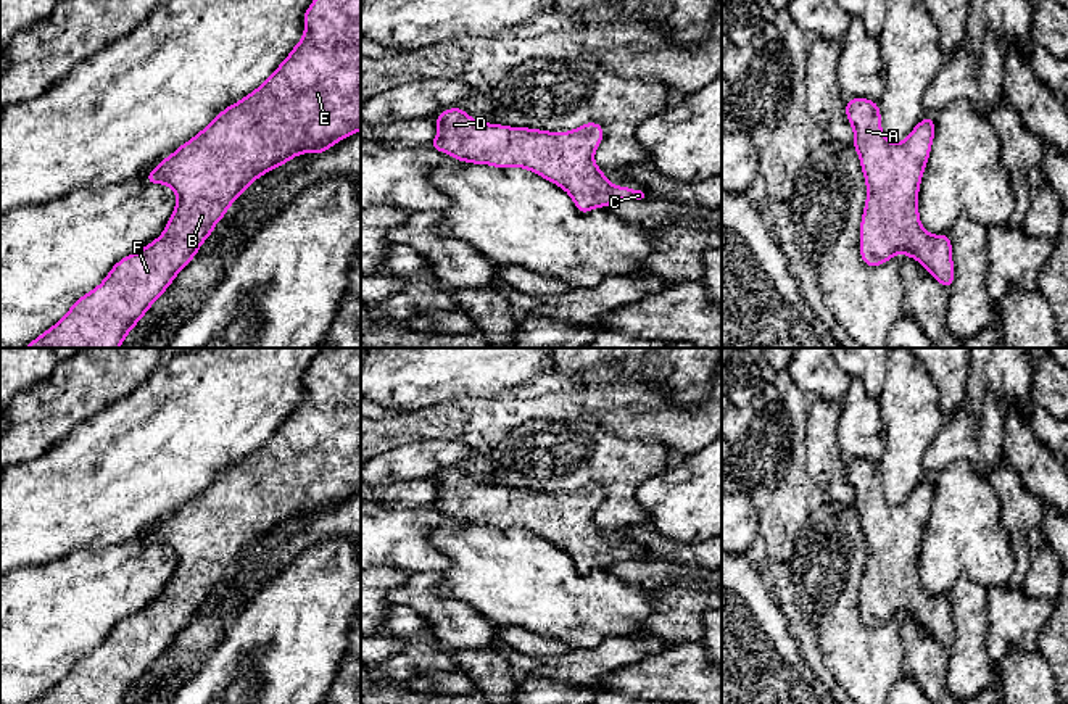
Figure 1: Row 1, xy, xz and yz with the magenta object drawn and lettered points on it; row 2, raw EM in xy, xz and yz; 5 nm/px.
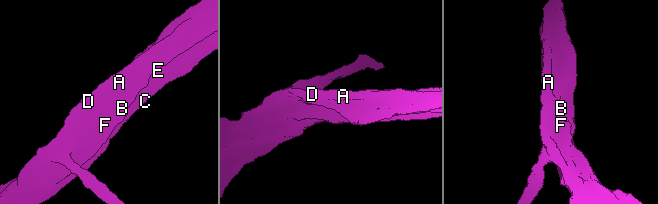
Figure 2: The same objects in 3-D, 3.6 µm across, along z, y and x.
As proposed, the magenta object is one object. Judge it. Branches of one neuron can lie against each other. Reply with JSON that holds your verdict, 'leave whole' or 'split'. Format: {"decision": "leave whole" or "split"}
{"decision": "leave whole"}

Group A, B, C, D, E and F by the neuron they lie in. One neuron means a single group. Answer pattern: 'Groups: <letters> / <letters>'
Groups: A B C D E F

